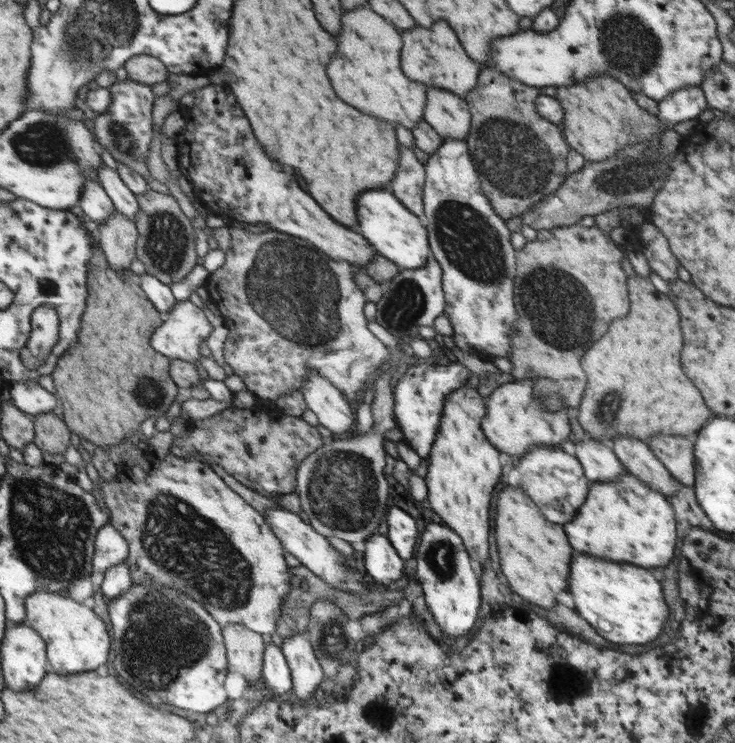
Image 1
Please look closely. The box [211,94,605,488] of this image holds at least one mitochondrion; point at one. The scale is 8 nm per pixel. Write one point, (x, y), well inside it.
(280, 271)

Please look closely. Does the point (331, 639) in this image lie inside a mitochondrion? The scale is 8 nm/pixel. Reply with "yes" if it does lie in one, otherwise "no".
yes

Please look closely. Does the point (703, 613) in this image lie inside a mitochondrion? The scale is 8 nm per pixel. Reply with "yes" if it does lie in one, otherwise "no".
no

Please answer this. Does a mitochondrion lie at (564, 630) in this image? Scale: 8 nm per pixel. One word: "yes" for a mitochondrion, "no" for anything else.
no

